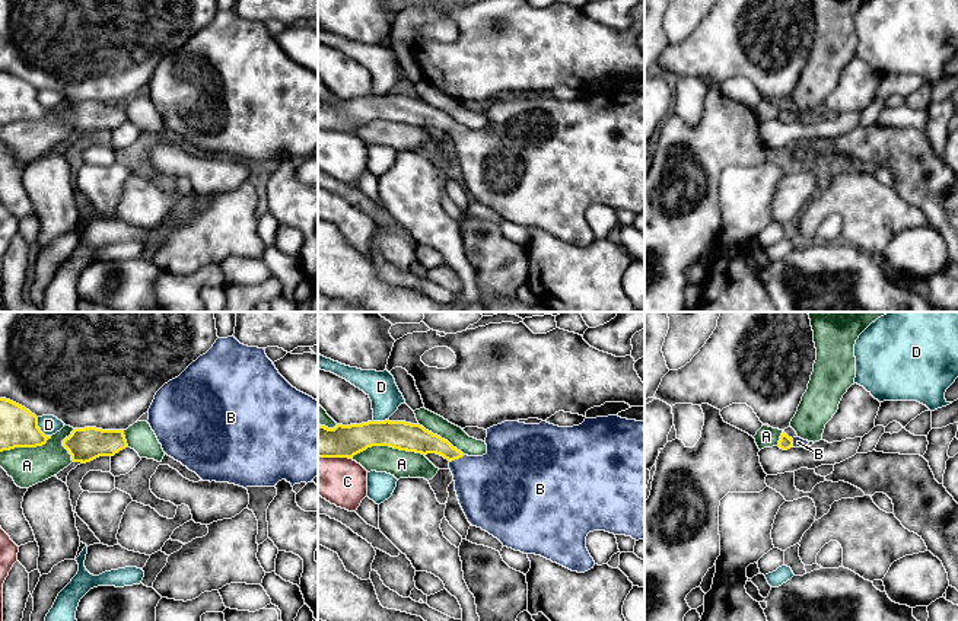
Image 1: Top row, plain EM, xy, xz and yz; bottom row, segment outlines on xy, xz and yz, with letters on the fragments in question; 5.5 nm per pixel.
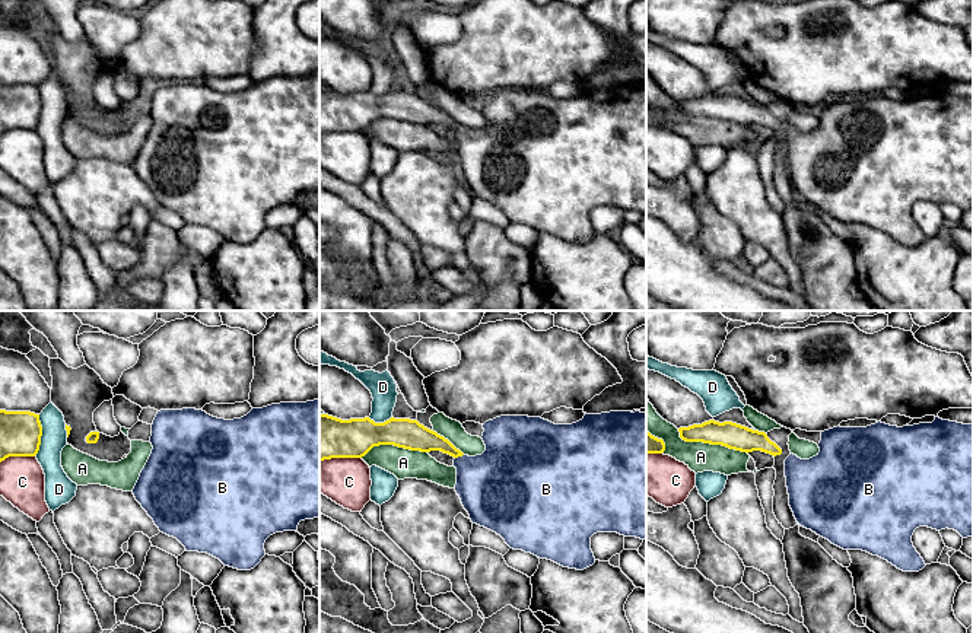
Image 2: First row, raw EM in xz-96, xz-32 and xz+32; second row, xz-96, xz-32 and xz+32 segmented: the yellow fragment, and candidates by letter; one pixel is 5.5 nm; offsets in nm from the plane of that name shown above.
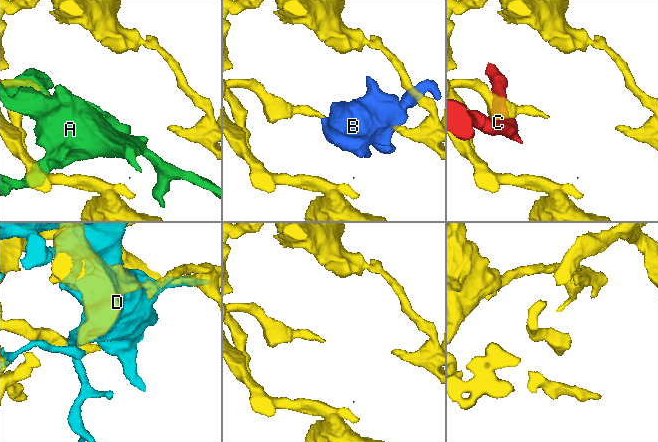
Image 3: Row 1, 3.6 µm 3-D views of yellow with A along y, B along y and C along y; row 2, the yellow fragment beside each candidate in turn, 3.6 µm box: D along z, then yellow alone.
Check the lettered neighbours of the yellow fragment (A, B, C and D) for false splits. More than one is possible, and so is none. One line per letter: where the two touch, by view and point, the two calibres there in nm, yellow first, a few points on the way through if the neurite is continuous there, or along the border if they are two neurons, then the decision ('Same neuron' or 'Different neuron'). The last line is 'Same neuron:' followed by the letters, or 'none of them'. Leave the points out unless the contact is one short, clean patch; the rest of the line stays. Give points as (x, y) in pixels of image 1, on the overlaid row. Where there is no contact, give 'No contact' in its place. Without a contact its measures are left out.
A: Touches yellow at xz (387, 445). Thickness 180 nm (yellow) against 160 nm. Different neuron
B: Touches yellow at xz (457, 458). Thickness 150 nm (yellow) against 380 nm. Path across: xz (417, 439), (442, 446), (457, 458), (490, 489). Same neuron
C: Touches yellow at xz (334, 457). Thickness 180 nm (yellow) against 260 nm. Different neuron
D: Touches yellow at xy (40, 429). Thickness 200 nm (yellow) against 110 nm. Different neuron
Same neuron: B

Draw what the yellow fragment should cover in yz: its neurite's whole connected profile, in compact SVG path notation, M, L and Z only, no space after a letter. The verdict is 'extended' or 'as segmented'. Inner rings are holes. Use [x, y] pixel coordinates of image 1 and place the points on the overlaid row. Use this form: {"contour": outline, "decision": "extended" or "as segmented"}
{"contour": "M784 431L782 433L780 436L780 440L779 440L779 448L783 449L783 450L787 450L790 448L803 448L806 446L809 442L808 440L803 440L801 437L789 437Z", "decision": "extended"}

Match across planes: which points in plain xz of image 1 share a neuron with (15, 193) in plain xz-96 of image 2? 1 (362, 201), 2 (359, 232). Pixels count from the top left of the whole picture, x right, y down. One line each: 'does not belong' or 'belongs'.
1: belongs
2: does not belong

